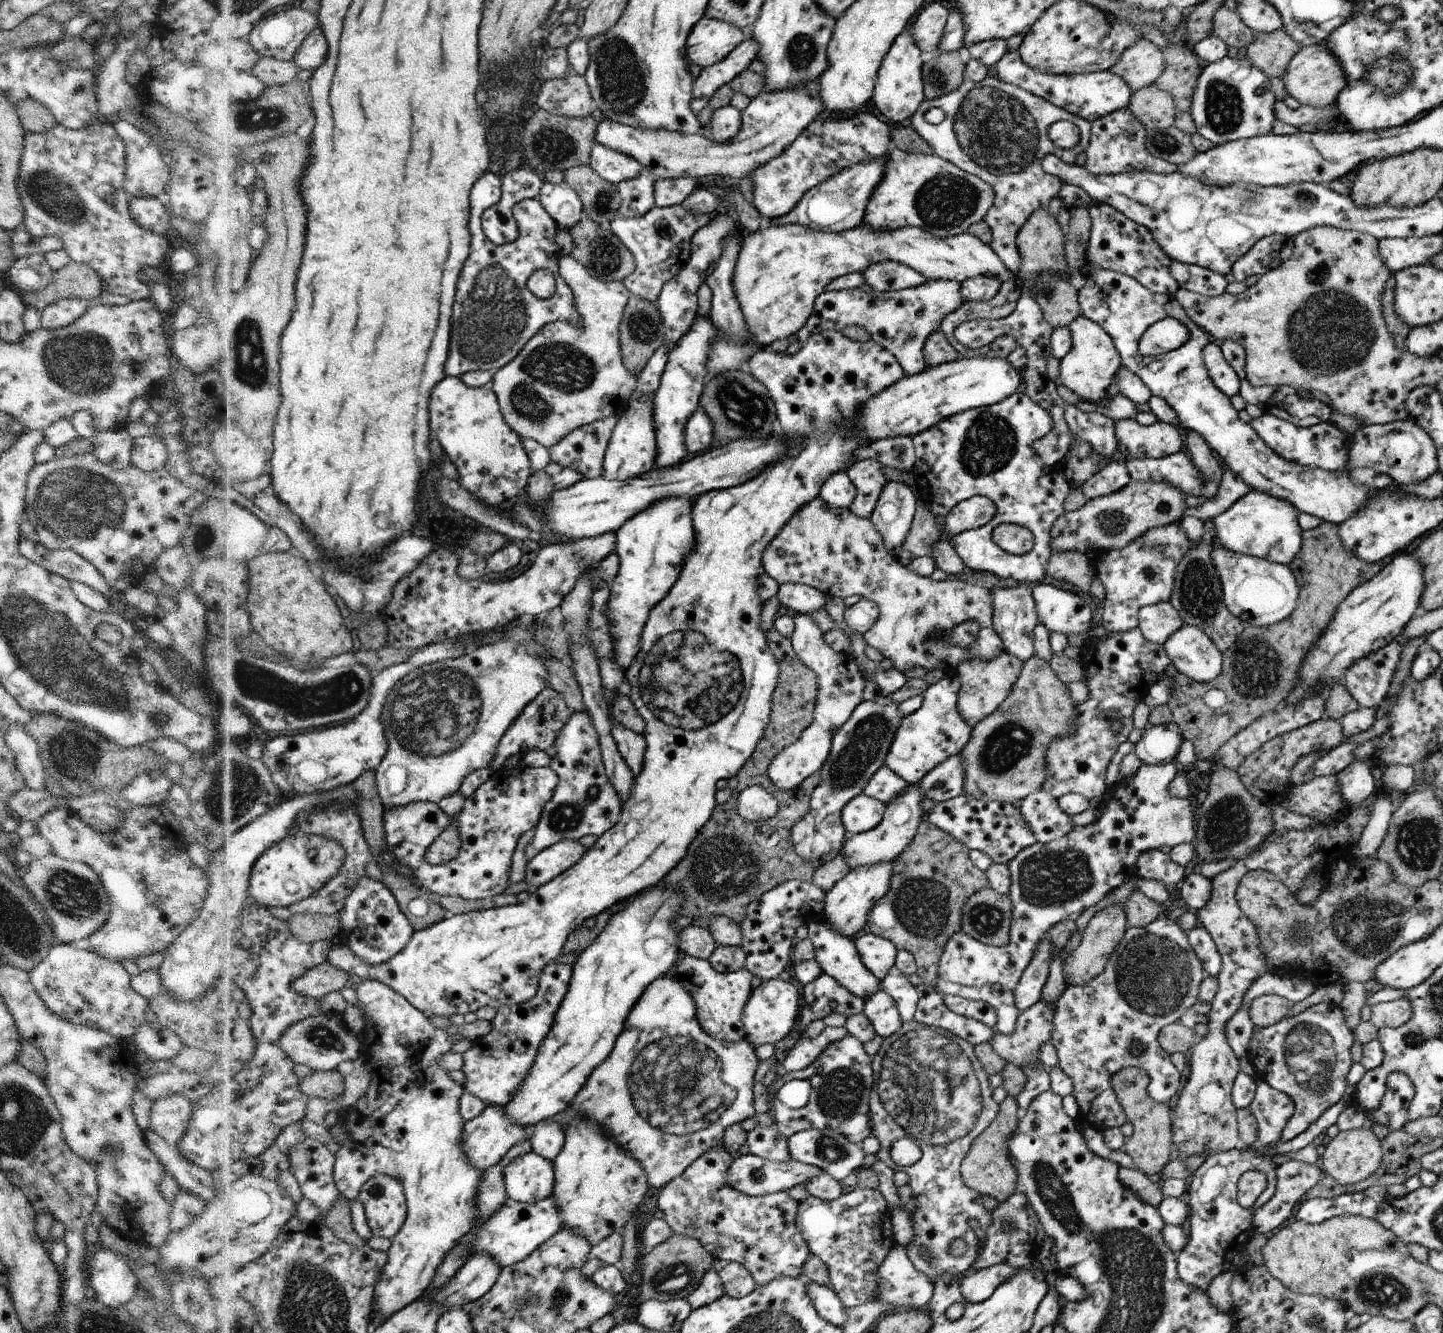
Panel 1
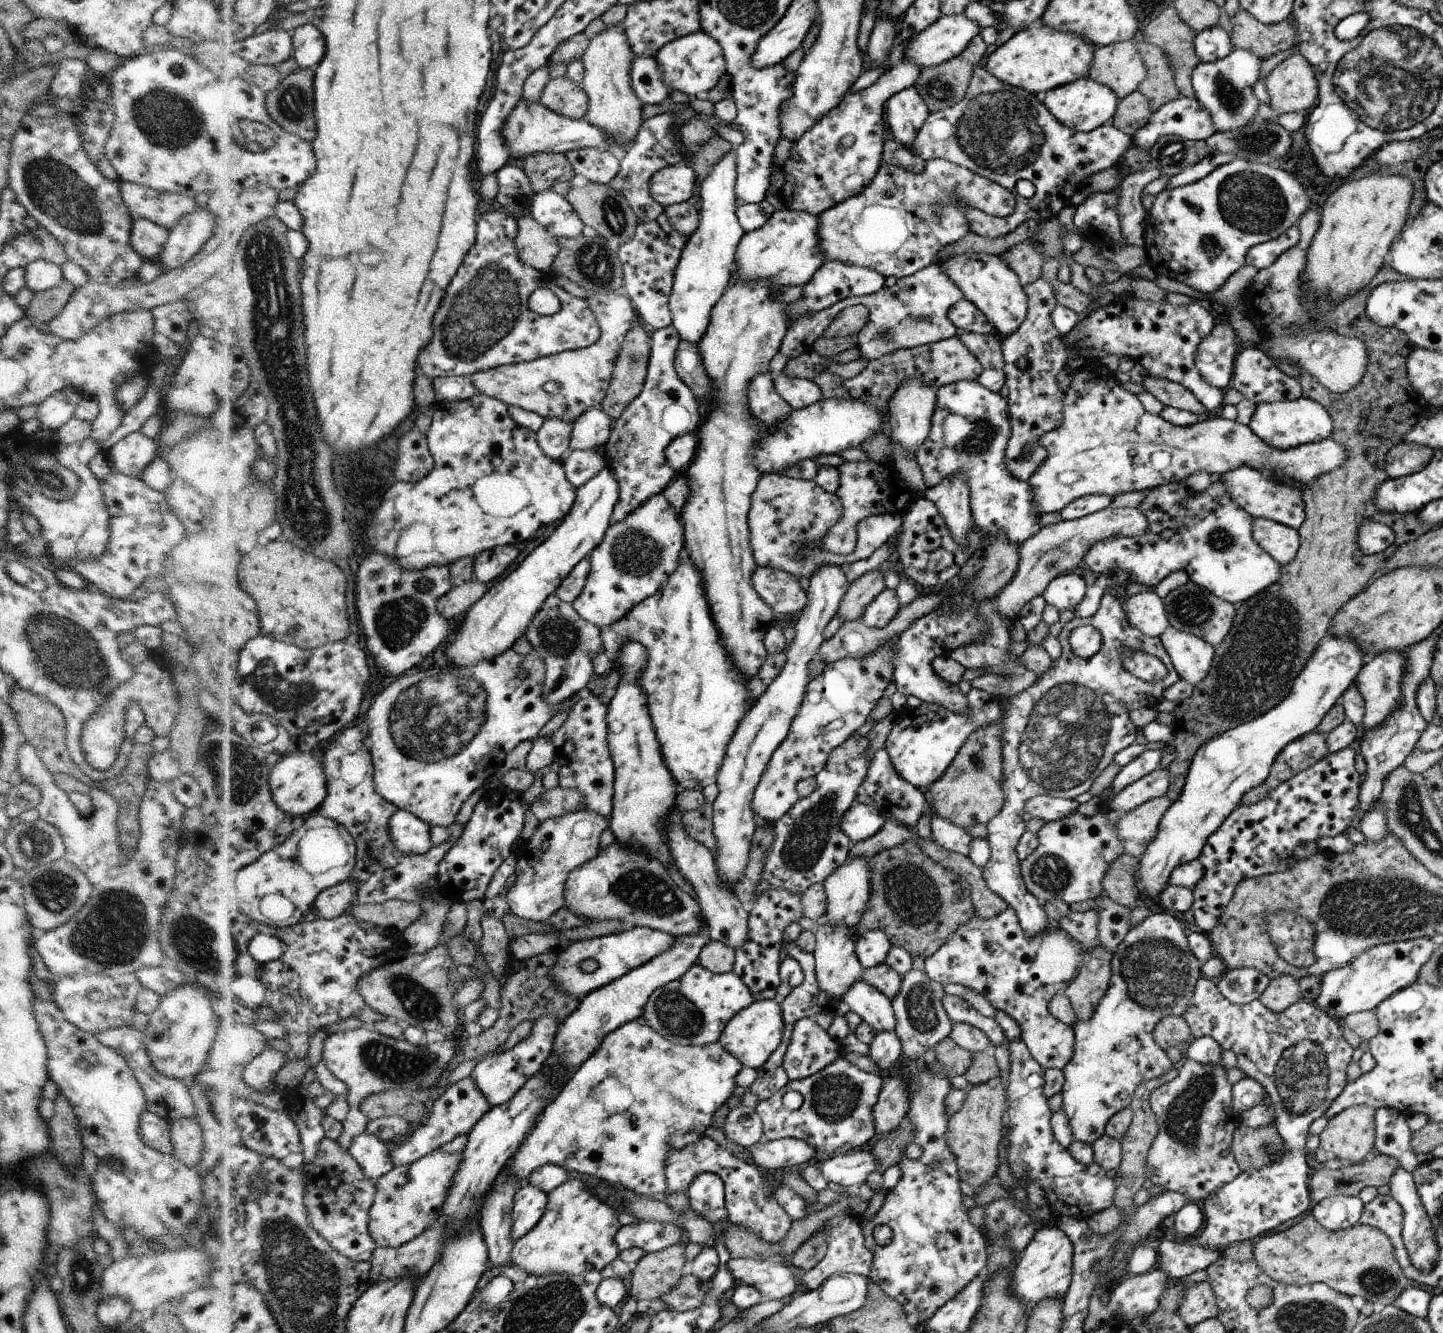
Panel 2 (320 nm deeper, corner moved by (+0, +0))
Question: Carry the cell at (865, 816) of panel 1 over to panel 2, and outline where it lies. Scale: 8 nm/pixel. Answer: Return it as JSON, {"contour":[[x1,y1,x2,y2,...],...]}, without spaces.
{"contour":[[859,804,851,808,842,818,841,830,852,843,866,841,874,837,884,825,884,818,873,805]]}

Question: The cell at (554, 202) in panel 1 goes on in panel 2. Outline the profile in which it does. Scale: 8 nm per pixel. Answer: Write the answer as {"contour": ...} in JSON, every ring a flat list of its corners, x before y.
{"contour":[[552,189,534,193,530,215,556,239,577,238,583,234,585,224,581,216,568,199]]}

